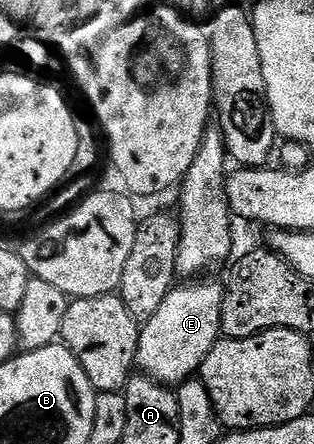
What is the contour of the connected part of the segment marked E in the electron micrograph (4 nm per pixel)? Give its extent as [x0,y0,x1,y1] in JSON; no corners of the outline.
[136,281,224,385]

